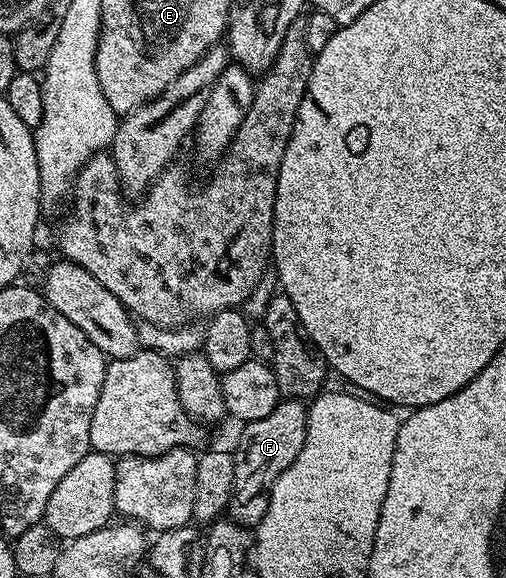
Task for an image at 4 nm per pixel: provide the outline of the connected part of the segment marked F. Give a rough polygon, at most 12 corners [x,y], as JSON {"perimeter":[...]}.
{"perimeter":[[305,401],[240,426],[228,516],[255,527],[307,439]]}

